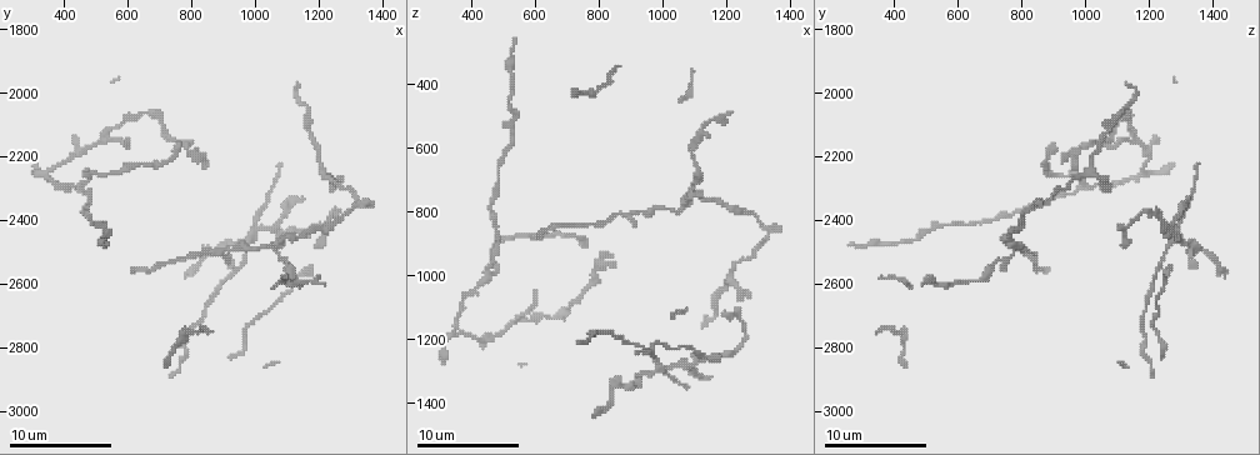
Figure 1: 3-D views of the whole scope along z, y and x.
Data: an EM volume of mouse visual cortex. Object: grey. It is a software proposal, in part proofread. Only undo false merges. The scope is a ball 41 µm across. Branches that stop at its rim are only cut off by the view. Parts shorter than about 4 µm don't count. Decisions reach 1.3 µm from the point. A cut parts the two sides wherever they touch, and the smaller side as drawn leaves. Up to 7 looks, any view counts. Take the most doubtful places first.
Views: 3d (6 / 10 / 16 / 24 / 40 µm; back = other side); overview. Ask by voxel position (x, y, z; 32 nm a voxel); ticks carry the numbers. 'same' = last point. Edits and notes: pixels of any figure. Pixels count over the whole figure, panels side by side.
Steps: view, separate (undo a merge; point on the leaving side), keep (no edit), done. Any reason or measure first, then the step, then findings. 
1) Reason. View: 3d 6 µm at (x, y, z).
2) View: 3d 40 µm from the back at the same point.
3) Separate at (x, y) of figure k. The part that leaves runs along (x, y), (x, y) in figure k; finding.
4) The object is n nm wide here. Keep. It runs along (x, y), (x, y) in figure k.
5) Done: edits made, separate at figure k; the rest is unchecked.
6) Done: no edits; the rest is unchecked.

Branch point. View: 3d 10 µm at (980, 2470, 1280).

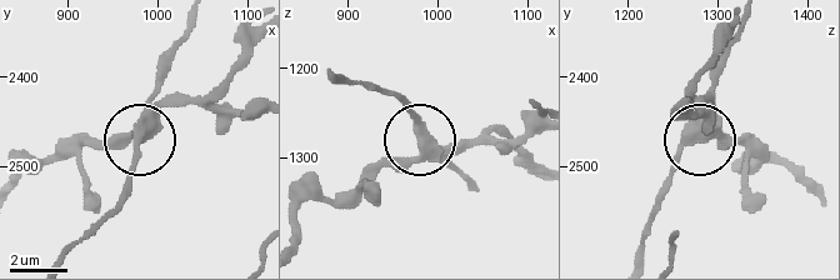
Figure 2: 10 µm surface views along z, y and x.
View: 3d 6 µm at (985, 2465, 1280).

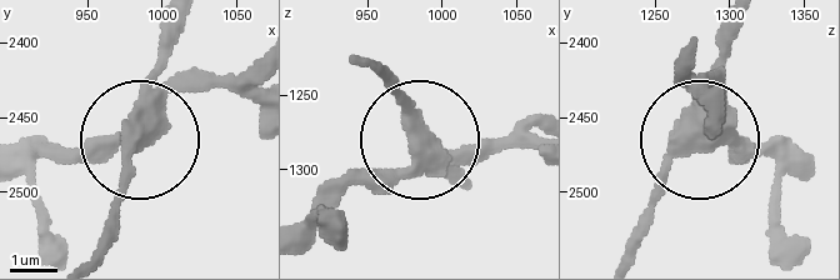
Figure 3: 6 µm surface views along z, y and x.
3 arms meet here. Separate at (123, 191) of figure 3. The part that leaves runs along (133, 128), (133, 159), (93, 254) in figure 3; a second neuron is stuck on.

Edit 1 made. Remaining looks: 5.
See it whole again. View: overview.

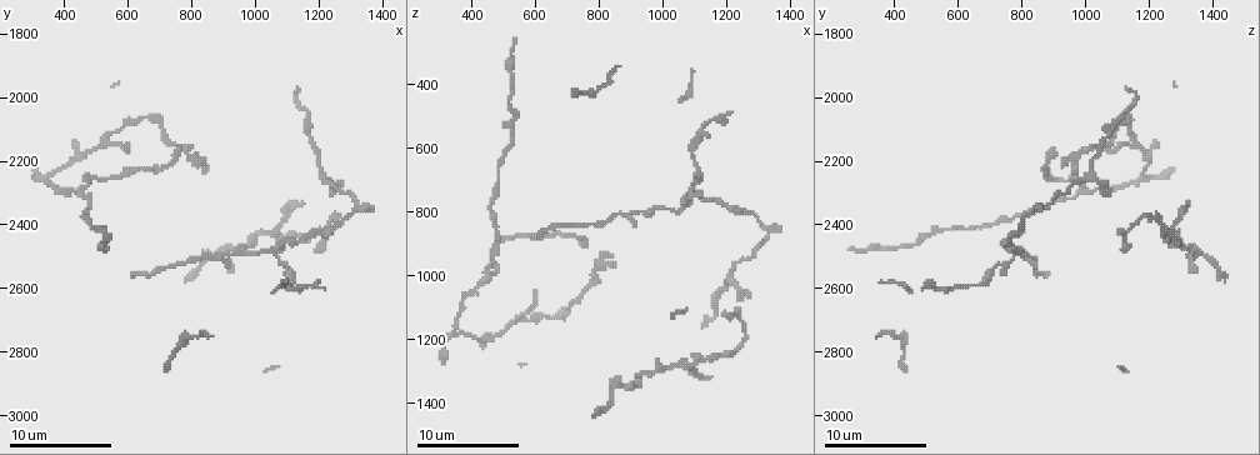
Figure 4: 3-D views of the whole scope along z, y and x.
A fork. View: 3d 10 µm at (1070, 2490, 770).

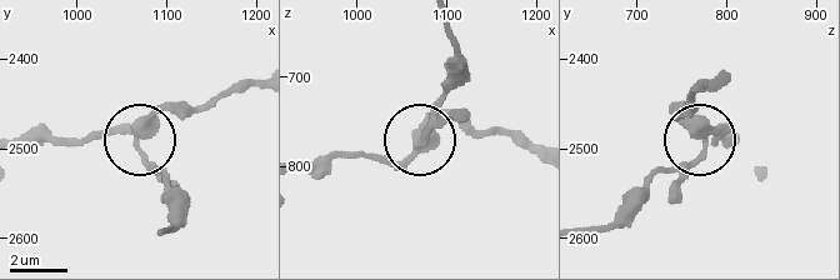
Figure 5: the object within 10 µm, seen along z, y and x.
Keep. It runs along (378, 158), (404, 163), (451, 110) in figure 5; continuous, no second neuron.

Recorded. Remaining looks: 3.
Arms part here. View: 3d 10 µm at (470, 2290, 1000).

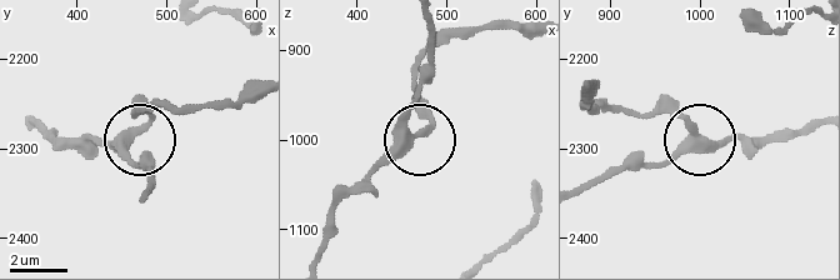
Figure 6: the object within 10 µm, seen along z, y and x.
3 arms meet here. Keep. One neuron here.

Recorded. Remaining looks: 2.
Done: edits made, separate at figure 3; the rest is unchecked.

